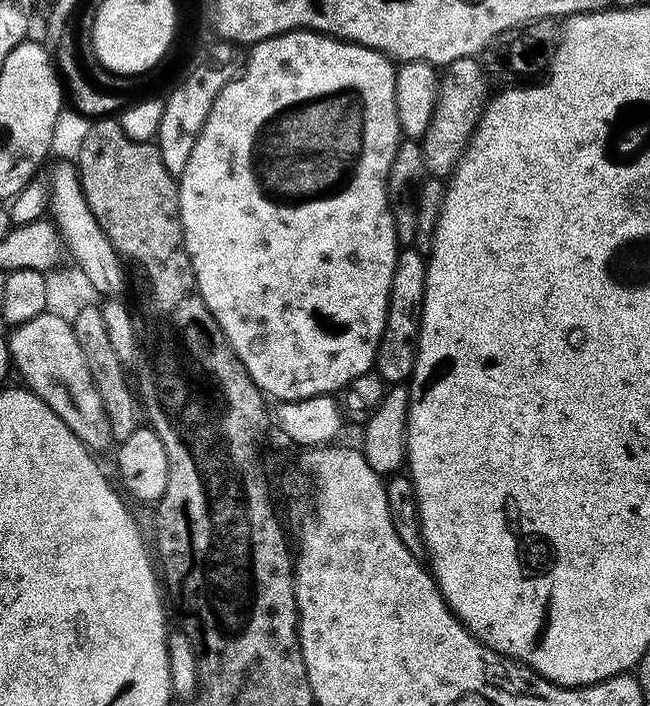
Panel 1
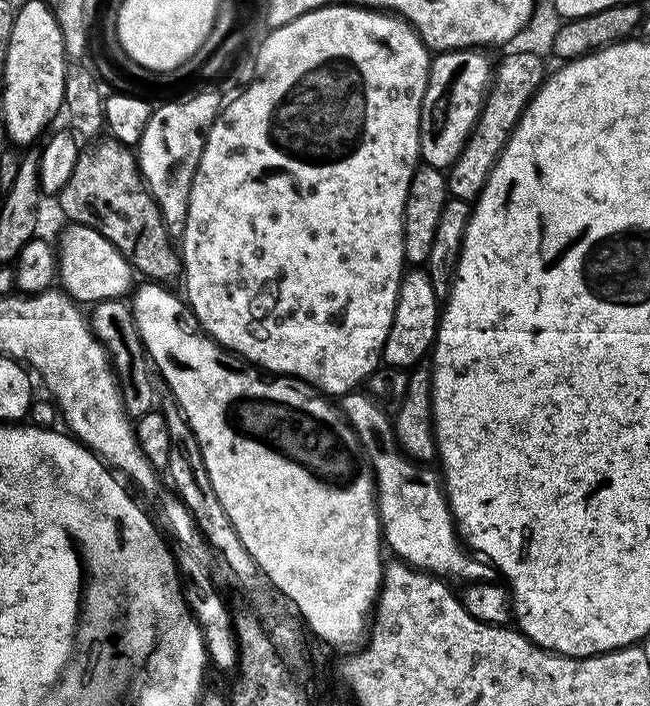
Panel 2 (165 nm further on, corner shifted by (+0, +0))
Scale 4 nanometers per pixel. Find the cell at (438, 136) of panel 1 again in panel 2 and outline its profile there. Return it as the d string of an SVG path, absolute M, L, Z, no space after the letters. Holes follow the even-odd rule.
M508 52L501 58L500 64L498 60L494 68L494 79L488 95L484 98L484 104L480 107L470 138L462 154L458 154L451 168L447 169L448 194L451 199L474 202L480 197L480 192L488 181L490 170L498 162L526 106L545 79L544 60L536 52Z

